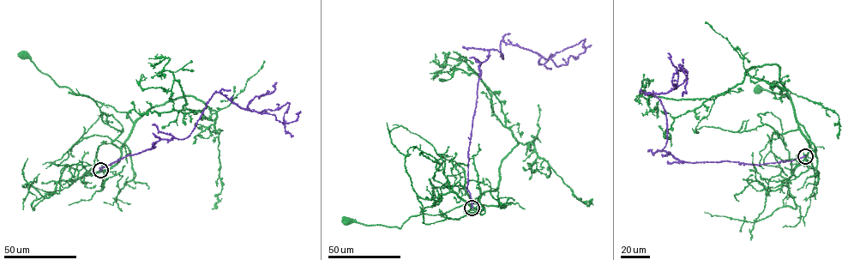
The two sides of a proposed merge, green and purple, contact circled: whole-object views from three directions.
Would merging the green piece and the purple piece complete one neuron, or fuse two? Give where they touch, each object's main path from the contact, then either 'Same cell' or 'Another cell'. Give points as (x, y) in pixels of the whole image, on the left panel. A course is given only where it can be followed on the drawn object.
Place: (100, 170). Course of green: (100, 170), (108, 170), (117, 162), (123, 142), (133, 125), (129, 114), (67, 87), (57, 86), (24, 54). Course of purple: (100, 170), (161, 140), (185, 138), (216, 92), (260, 112), (289, 103), (283, 123), (293, 136). Another cell

